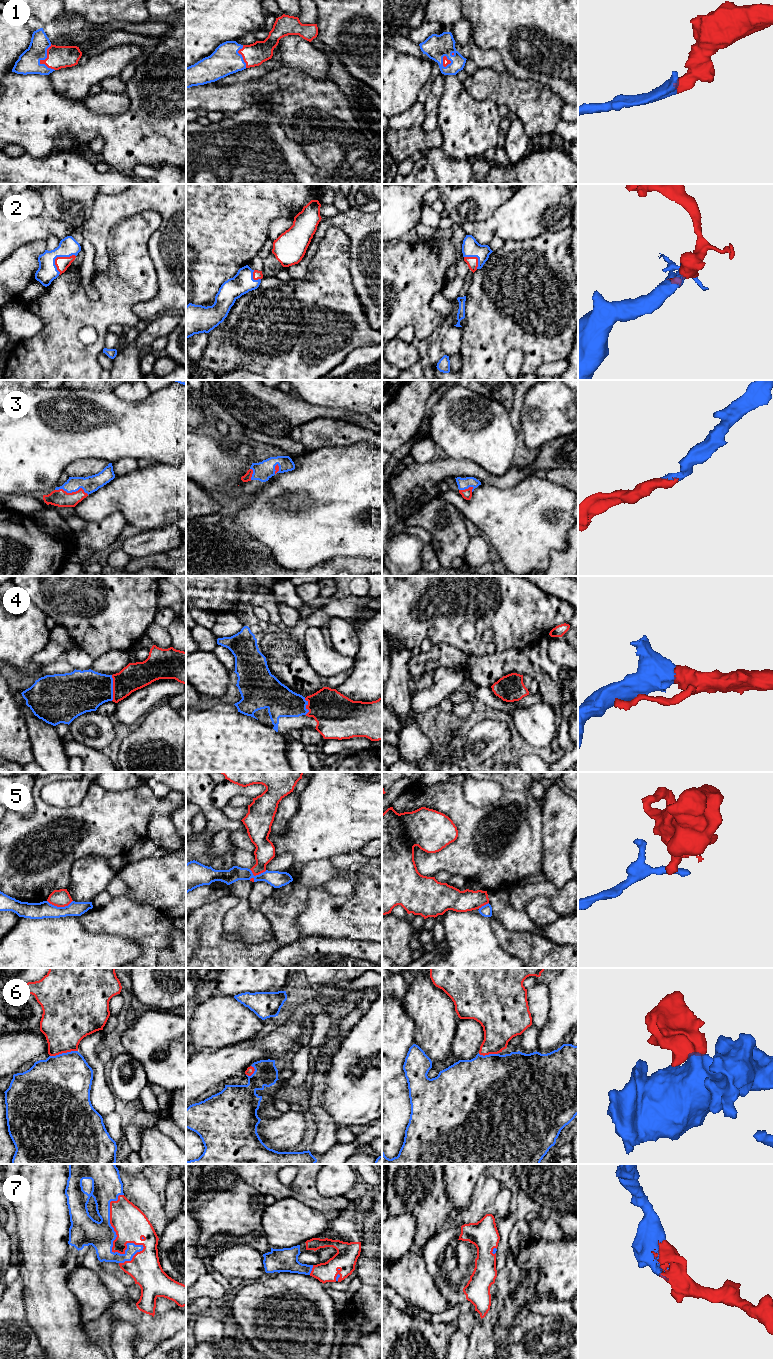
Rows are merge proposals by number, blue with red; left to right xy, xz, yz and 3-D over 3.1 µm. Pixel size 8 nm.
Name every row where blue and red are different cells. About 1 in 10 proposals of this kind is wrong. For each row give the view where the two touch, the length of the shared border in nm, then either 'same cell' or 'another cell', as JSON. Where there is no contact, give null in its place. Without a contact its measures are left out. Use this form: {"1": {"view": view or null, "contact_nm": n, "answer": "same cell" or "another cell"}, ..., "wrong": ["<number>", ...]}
{"1": {"view": "xy", "contact_nm": 220, "answer": "same cell"}, "2": {"view": "xy", "contact_nm": 220, "answer": "same cell"}, "3": {"view": "xy", "contact_nm": 280, "answer": "same cell"}, "4": {"view": "xy", "contact_nm": 200, "answer": "same cell"}, "5": {"view": "xz", "contact_nm": 160, "answer": "another cell"}, "6": {"view": "xy", "contact_nm": 220, "answer": "same cell"}, "7": {"view": "xy", "contact_nm": 550, "answer": "same cell"}, "wrong": ["5"]}

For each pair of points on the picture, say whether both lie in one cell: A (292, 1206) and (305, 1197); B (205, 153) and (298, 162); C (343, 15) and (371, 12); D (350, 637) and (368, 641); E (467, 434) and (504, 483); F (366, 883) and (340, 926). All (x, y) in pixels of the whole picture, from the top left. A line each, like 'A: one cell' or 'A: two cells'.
A: two cells
B: one cell
C: one cell
D: two cells
E: two cells
F: one cell

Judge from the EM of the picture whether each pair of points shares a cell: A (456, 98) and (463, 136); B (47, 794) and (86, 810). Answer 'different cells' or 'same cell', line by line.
A: same cell
B: different cells

